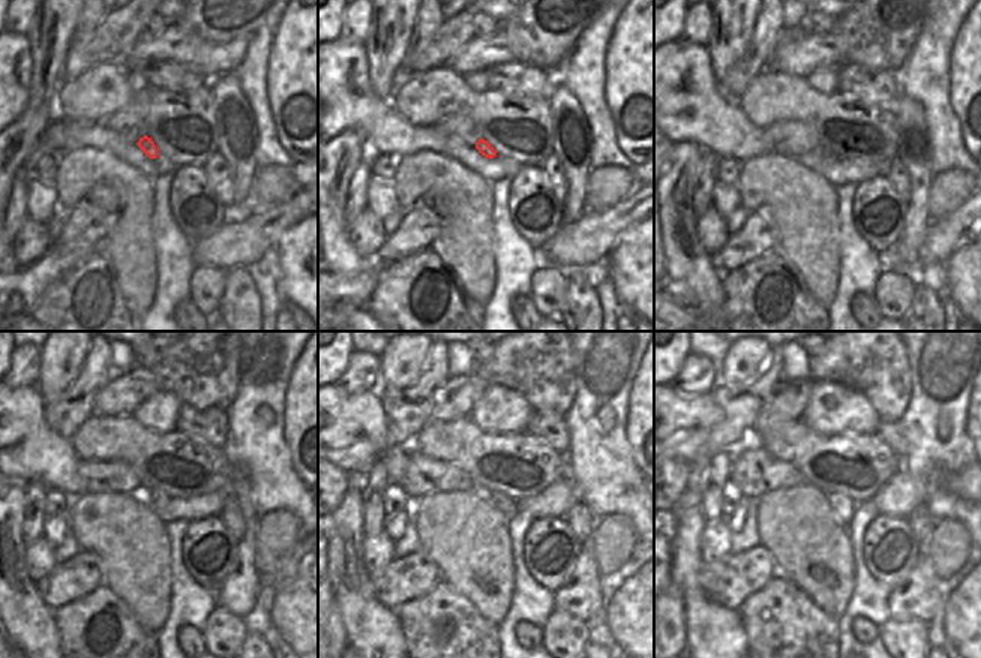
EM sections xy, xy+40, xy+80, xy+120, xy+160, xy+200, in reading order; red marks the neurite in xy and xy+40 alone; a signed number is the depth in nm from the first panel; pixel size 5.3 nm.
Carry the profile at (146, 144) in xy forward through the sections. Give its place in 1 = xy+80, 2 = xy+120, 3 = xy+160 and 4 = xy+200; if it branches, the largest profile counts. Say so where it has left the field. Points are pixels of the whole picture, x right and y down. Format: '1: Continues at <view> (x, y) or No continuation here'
1: Continues at xy+80 (825, 153)
2: Continues at xy+120 (153, 496)
3: Continues at xy+160 (504, 504)
4: Continues at xy+200 (842, 507)

